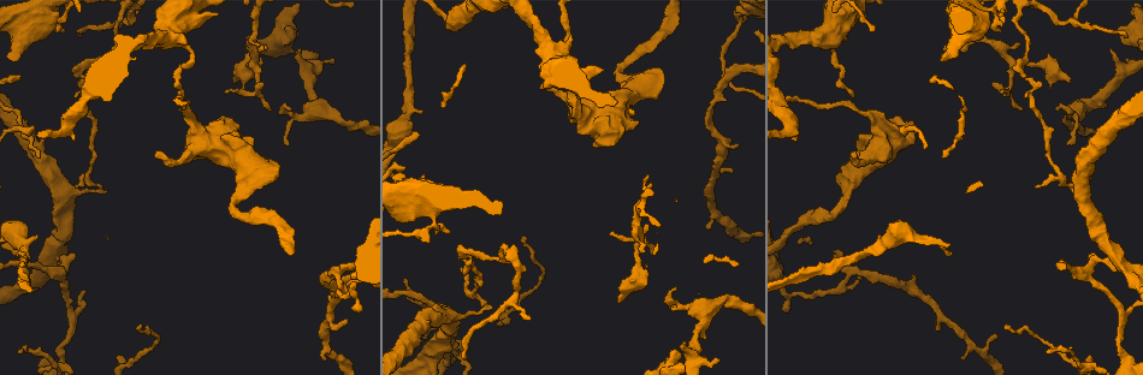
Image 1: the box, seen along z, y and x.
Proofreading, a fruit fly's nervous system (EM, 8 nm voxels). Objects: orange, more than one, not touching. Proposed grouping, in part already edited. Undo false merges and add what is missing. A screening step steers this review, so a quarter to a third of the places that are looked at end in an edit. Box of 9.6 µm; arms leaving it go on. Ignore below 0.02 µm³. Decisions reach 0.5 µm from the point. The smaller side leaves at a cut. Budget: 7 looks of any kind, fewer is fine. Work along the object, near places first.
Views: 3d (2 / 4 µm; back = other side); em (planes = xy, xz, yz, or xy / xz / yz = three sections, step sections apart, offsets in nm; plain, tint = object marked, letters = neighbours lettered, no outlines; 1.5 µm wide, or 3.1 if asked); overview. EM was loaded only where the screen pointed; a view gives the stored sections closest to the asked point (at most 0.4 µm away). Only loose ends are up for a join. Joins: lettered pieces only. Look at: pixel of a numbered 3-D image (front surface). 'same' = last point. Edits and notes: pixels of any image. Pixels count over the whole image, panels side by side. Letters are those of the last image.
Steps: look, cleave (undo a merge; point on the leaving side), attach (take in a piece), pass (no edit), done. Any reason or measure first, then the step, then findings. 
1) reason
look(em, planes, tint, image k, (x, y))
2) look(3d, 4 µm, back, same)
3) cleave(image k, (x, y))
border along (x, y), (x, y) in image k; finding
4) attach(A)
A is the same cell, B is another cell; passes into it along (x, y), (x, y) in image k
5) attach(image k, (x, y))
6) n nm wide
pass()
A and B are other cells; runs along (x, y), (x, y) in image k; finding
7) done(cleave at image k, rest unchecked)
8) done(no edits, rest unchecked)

look(3d, 4 µm, image 1, (949, 252))

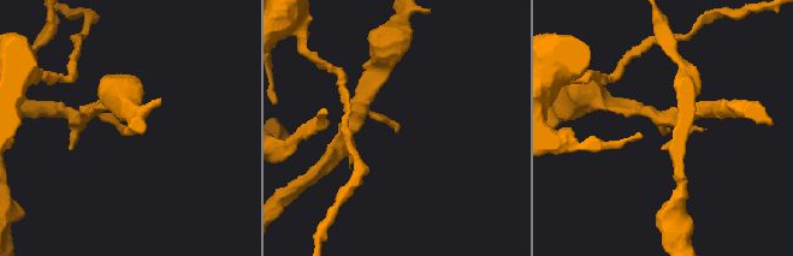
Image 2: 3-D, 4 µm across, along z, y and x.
look(em, xy, step 8, tint, image 2, (397, 132))

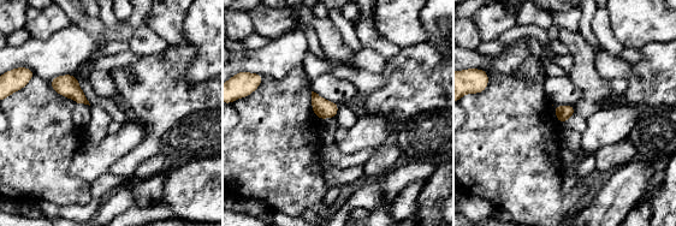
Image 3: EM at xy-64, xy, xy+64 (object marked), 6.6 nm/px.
cut it another way
look(em, planes, letters, same)

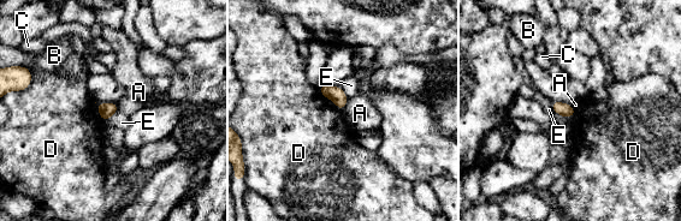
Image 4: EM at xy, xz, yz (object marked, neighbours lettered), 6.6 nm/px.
D touches over 240 nm
pass()
A, B, C, D and E are other cells; border along (349, 97), (342, 112) in image 4; none of them fits

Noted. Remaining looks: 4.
look(em, yz, step 8, letters, image 1, (237, 211))

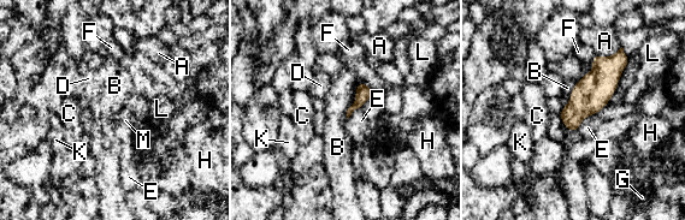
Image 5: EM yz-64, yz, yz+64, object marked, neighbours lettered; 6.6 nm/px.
220 nm wide
pass()
A, B, C, D, E, F, G, H, K, L and M are other cells; border along (584, 73), (574, 85) in image 5; one neuron here

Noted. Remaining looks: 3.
abrupt turn
look(3d, 4 µm, image 1, (482, 308))

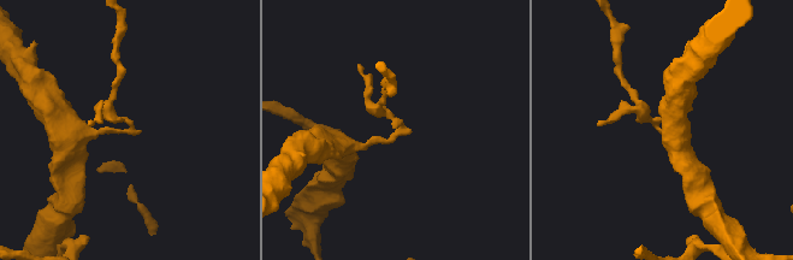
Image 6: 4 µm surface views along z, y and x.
need the tissue
look(em, xz, step 8, letters, image 6, (392, 136))

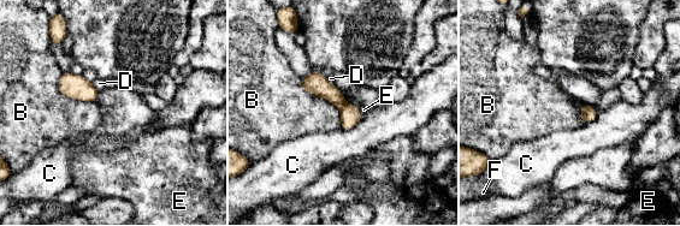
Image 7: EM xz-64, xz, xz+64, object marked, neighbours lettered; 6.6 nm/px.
cleave(image 7, (350, 116))
B, C, D, E and F are other cells; border along (346, 103), (341, 109) in image 7; two neurons meet here

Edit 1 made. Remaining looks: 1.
done(cleave at image 7, rest unchecked)

